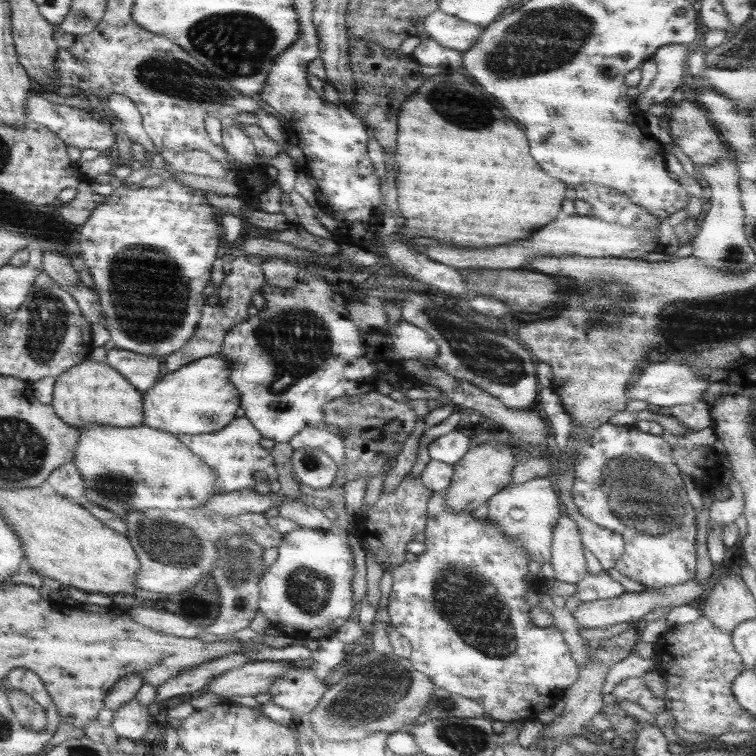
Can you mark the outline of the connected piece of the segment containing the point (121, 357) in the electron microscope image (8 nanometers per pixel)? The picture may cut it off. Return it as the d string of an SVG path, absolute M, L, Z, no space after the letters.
M125 350L107 351L105 364L119 372L143 396L162 375L161 359Z

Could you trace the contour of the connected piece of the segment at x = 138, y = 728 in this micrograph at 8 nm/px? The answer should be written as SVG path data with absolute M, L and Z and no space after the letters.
M133 697L112 712L110 726L117 737L127 738L134 742L145 734L150 719L147 706L141 705L137 698Z

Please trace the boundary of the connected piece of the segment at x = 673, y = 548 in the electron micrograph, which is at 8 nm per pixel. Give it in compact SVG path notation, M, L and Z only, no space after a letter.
M608 423L601 424L597 428L593 428L593 432L587 436L587 438L582 439L579 442L575 442L575 456L573 456L571 464L571 472L573 478L573 485L570 489L571 498L574 505L577 507L578 513L586 518L587 520L595 523L601 528L612 530L615 533L619 533L623 537L623 550L622 554L617 556L613 568L627 576L629 580L633 582L639 582L643 584L645 589L649 590L659 590L659 588L667 588L669 586L675 586L675 584L683 584L684 582L689 582L689 580L694 580L695 572L695 513L691 504L686 498L684 486L680 478L678 468L673 464L673 458L671 458L671 448L665 440L663 440L659 435L651 435L649 433L639 431L635 426L625 426L618 427L613 426Z

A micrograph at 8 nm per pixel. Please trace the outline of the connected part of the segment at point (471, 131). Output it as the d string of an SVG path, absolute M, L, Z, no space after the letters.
M429 76L399 106L396 122L397 208L405 218L405 224L398 229L399 238L424 236L443 242L443 245L483 248L523 240L531 236L531 224L535 232L557 216L563 202L565 184L553 180L535 166L527 152L523 132L501 112L491 96L485 96L479 86L469 84L465 76Z

